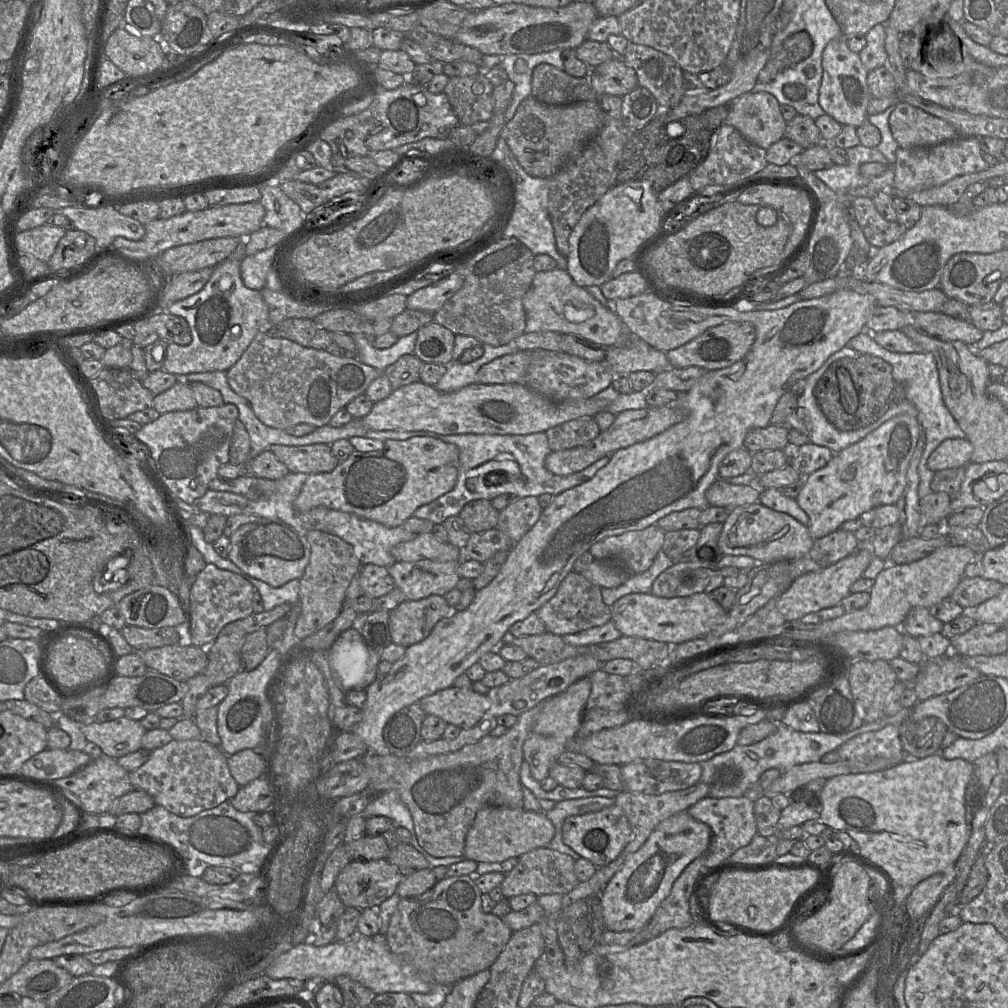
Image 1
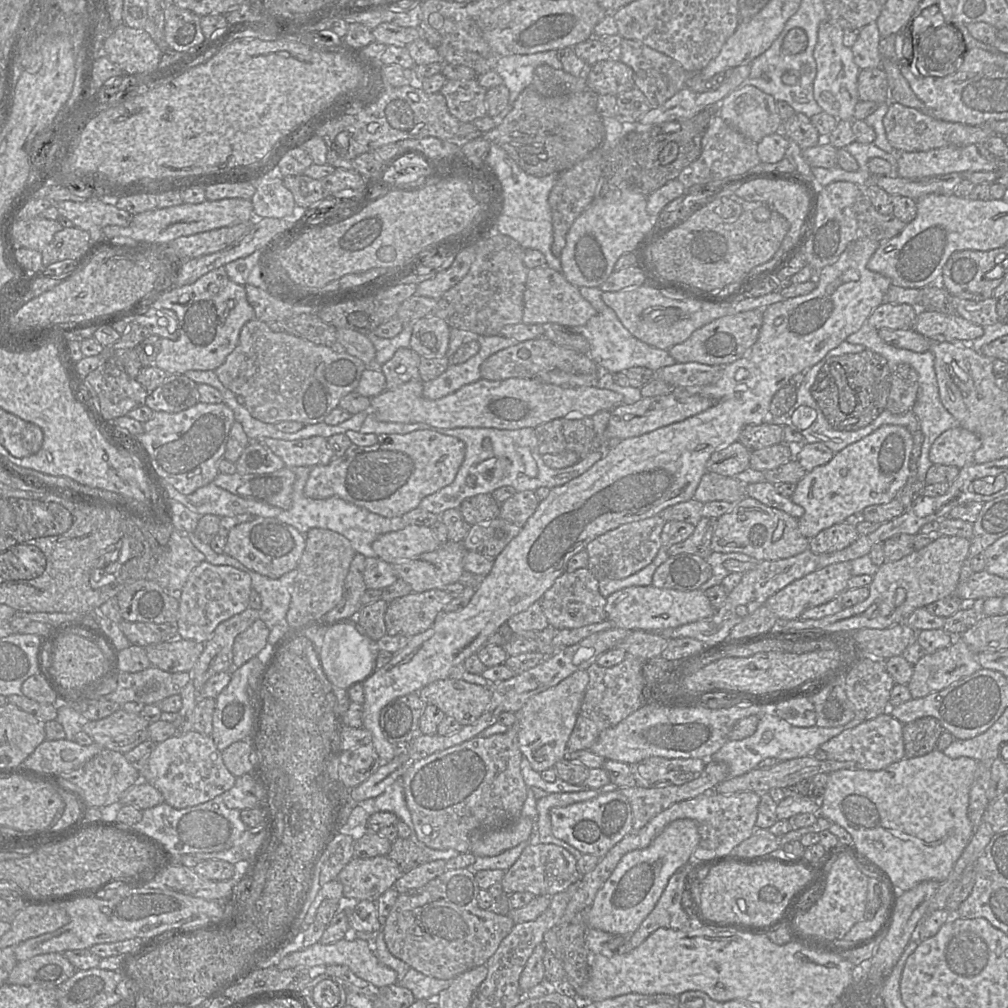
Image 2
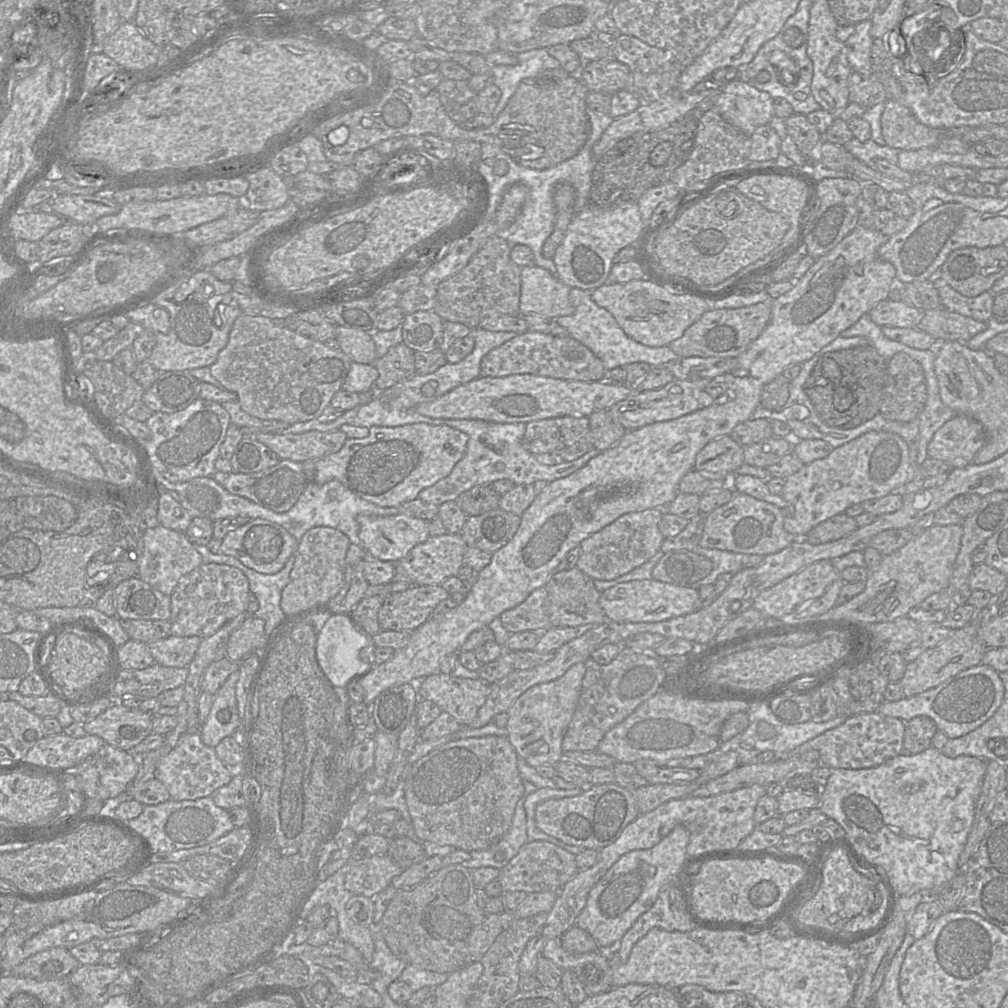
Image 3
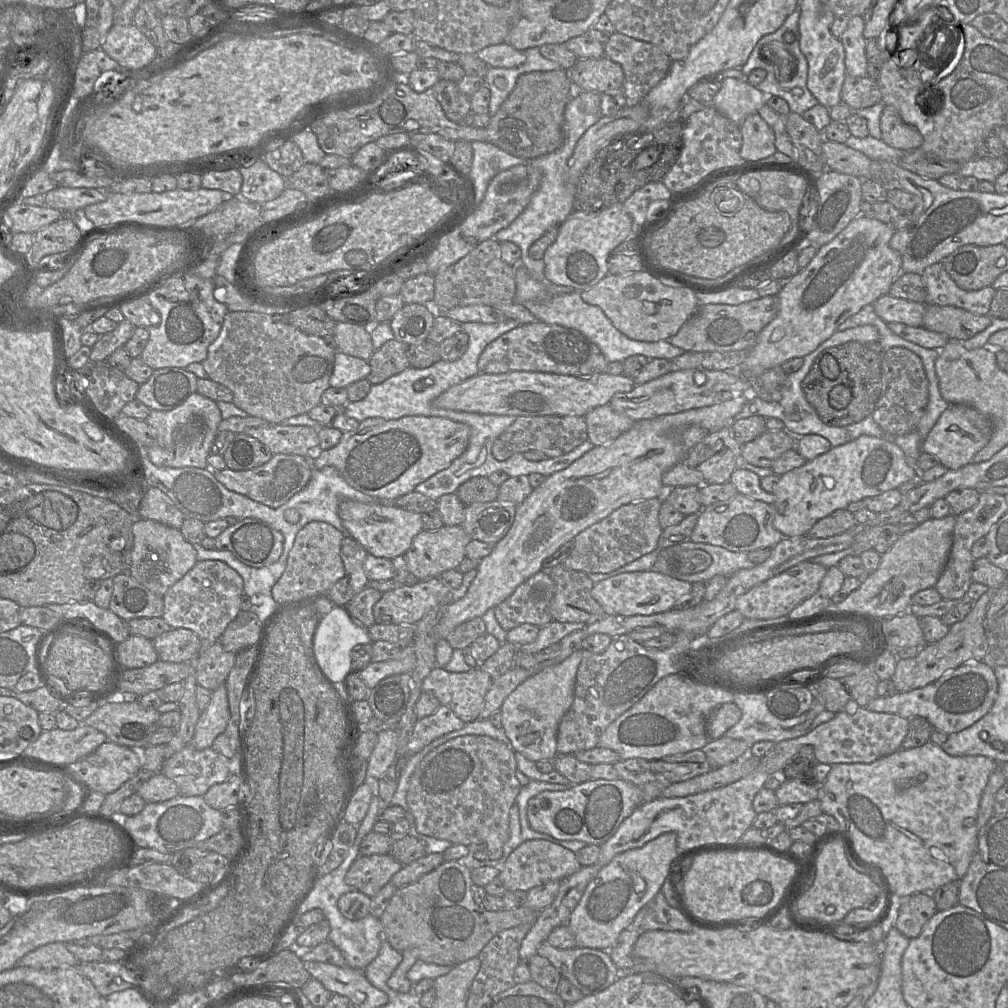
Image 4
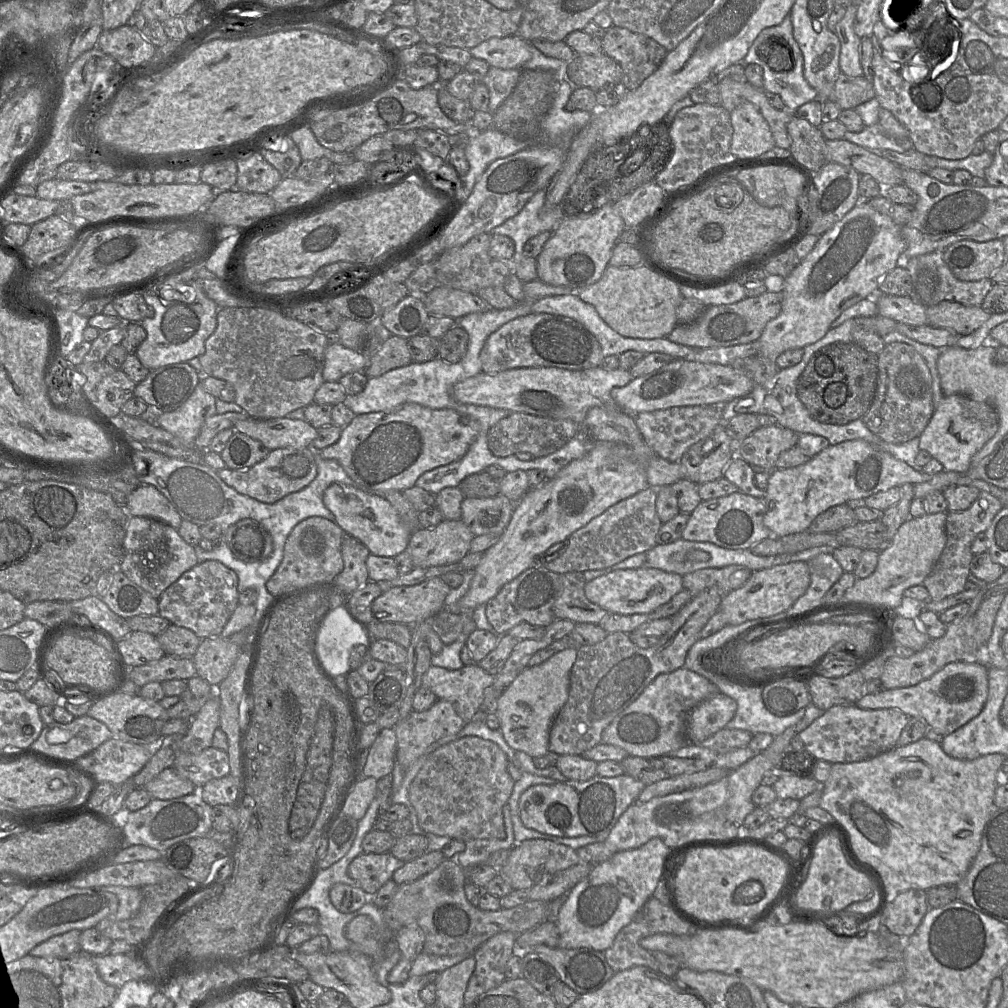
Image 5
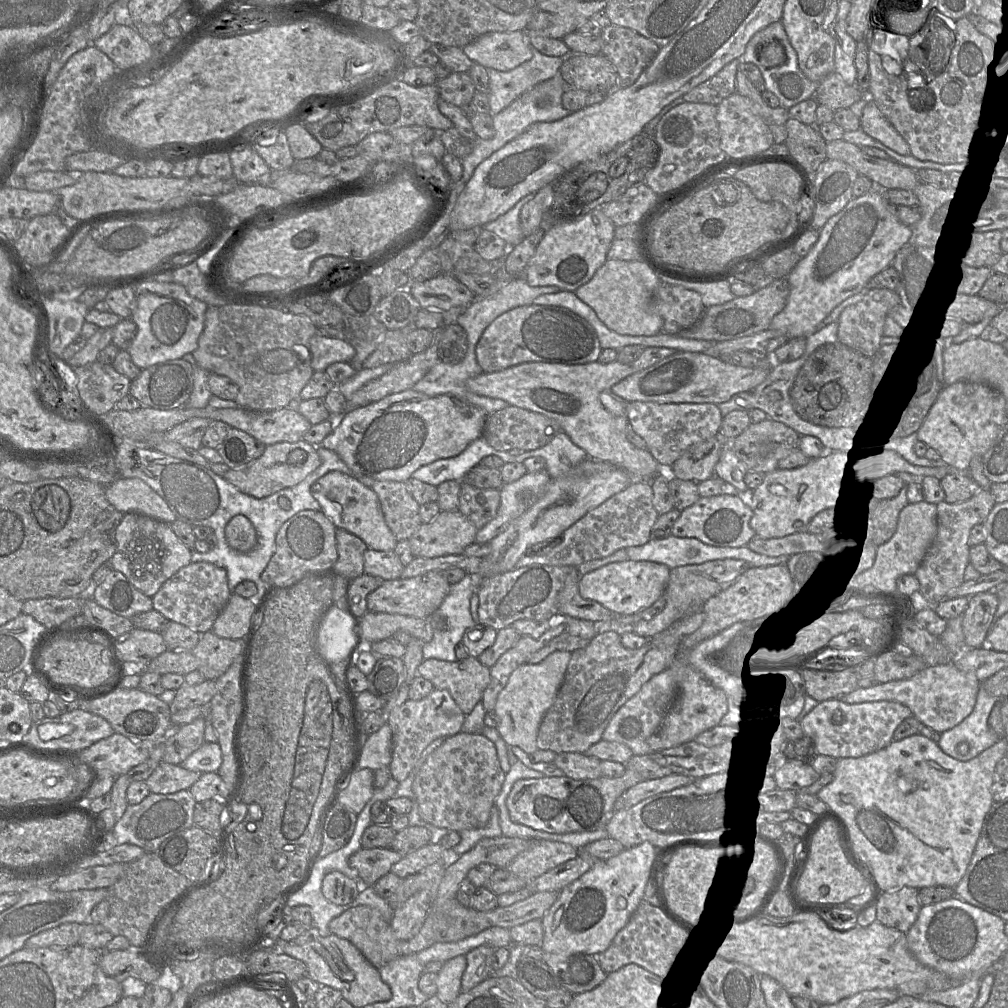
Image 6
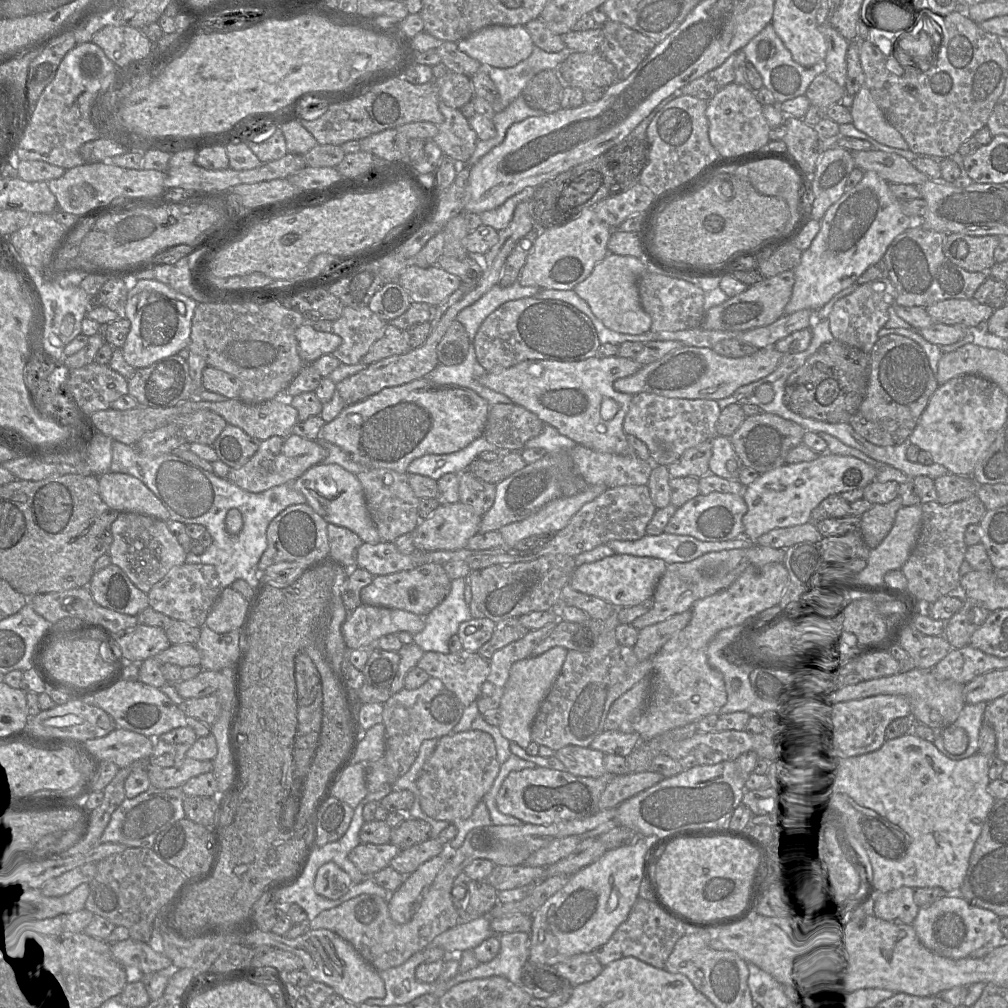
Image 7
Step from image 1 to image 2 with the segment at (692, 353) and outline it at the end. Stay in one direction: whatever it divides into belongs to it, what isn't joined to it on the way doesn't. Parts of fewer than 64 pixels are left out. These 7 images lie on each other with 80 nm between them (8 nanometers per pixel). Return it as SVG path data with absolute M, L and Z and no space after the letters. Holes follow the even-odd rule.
M753 309L718 318L695 330L687 340L672 346L668 351L678 363L731 364L744 357L757 341L763 322L762 310Z

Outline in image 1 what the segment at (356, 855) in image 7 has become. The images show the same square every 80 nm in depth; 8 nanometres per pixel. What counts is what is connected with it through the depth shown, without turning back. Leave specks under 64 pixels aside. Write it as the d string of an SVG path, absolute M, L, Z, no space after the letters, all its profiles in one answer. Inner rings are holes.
M387 859L351 861L336 878L334 890L345 908L377 909L395 894L403 877Z

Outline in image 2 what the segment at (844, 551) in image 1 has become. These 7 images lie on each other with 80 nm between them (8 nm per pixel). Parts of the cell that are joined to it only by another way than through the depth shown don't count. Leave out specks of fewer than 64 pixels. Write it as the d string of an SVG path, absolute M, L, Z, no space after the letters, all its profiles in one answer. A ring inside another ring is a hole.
M845 522L838 523L809 539L809 549L815 554L840 551L851 545L858 536L856 527Z

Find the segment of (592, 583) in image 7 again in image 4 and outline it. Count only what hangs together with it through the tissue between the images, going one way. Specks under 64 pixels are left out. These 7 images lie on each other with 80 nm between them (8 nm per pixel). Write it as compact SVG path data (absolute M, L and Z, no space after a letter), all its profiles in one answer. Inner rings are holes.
M649 570L620 573L594 583L591 595L606 615L652 615L687 605L691 588L691 583Z

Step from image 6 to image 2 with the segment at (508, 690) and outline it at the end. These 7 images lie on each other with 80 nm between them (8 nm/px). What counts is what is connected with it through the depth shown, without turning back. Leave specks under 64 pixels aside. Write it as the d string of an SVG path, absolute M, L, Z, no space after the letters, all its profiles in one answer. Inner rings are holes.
M587 670L576 671L556 686L531 697L515 713L519 725L519 749L538 773L553 768L565 759L567 742L576 724L588 683Z

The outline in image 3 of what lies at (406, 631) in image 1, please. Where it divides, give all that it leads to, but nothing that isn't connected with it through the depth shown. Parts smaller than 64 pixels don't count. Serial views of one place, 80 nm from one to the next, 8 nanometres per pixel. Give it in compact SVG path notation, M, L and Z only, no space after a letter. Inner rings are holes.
M412 585L405 591L391 593L385 597L384 603L378 611L378 621L382 630L409 631L412 633L432 617L436 606L449 595L442 585Z

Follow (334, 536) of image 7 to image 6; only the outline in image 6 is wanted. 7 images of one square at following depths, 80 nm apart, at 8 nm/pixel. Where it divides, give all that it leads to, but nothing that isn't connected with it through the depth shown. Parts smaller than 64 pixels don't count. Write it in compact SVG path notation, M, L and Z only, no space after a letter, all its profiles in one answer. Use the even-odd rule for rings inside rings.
M336 529L338 559L333 566L333 573L353 580L364 574L364 553L368 549L365 542L356 535Z

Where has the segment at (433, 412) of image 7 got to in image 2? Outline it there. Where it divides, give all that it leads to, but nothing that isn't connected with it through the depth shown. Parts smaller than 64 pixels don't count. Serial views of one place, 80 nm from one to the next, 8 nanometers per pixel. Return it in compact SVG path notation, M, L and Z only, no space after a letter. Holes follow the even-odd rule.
M415 430L406 434L380 434L377 443L371 446L359 446L352 442L342 456L334 457L329 464L311 467L304 494L312 499L338 497L384 517L401 517L419 507L423 498L454 481L465 452L464 442L432 430Z

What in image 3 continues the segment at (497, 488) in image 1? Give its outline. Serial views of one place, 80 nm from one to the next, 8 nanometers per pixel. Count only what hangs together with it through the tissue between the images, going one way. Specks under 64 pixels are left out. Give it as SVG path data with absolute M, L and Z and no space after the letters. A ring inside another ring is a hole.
M446 419L444 425L456 428L468 435L464 456L457 462L451 473L423 489L419 498L424 502L440 506L447 501L456 501L460 494L473 486L492 484L499 479L509 479L514 484L534 484L538 480L548 483L569 476L582 468L591 458L599 455L600 450L593 447L586 454L573 461L562 461L556 465L544 465L536 460L533 453L522 446L525 423L494 423L475 419Z

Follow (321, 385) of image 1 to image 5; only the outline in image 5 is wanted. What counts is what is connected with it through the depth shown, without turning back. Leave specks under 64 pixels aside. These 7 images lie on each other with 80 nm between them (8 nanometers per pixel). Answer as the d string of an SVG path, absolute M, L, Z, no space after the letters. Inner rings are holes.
M262 307L219 308L216 329L206 340L205 352L199 356L199 361L202 375L225 380L234 387L234 402L251 418L282 418L314 402L315 393L324 382L327 345L324 332L318 332L307 324L276 311Z

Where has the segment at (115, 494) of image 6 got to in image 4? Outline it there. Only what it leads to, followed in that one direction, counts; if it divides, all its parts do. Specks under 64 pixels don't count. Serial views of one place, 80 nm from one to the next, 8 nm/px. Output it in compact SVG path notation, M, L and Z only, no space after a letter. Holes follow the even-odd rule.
M147 487L138 509L138 517L160 522L175 529L180 529L184 515L171 498L157 487Z

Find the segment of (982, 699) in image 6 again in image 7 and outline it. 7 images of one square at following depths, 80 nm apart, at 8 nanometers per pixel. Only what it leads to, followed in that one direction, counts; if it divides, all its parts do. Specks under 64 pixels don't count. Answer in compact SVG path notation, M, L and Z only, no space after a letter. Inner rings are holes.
M979 702L976 704L966 704L962 709L958 719L953 723L956 727L963 728L969 738L967 749L960 755L949 753L943 743L940 731L936 731L936 738L933 744L946 757L951 760L962 760L978 753L978 742L980 728L984 721L984 712L987 702Z

